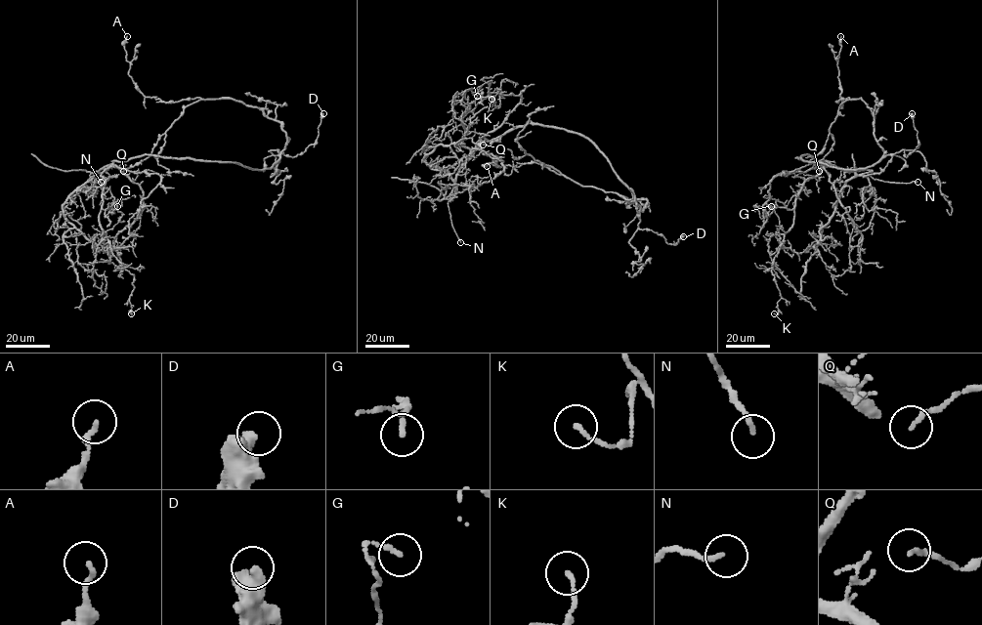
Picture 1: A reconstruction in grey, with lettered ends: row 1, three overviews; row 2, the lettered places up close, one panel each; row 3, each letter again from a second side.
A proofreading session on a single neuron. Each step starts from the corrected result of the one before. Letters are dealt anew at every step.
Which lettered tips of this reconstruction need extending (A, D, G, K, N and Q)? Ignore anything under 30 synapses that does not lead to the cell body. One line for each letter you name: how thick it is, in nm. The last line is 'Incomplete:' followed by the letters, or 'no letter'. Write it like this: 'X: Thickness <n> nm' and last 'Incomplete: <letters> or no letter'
Incomplete: no letter

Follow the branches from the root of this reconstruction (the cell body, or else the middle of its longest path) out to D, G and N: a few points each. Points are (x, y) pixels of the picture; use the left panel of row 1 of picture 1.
D: (233, 162), (264, 169), (279, 158), (278, 150), (292, 157), (302, 153), (314, 144), (323, 113)
G: (233, 162), (150, 155), (114, 161), (101, 174), (105, 181), (102, 208), (108, 207), (106, 215), (117, 206)
N: (233, 162), (142, 155), (114, 161), (94, 174), (92, 173), (88, 179), (93, 183), (101, 182)

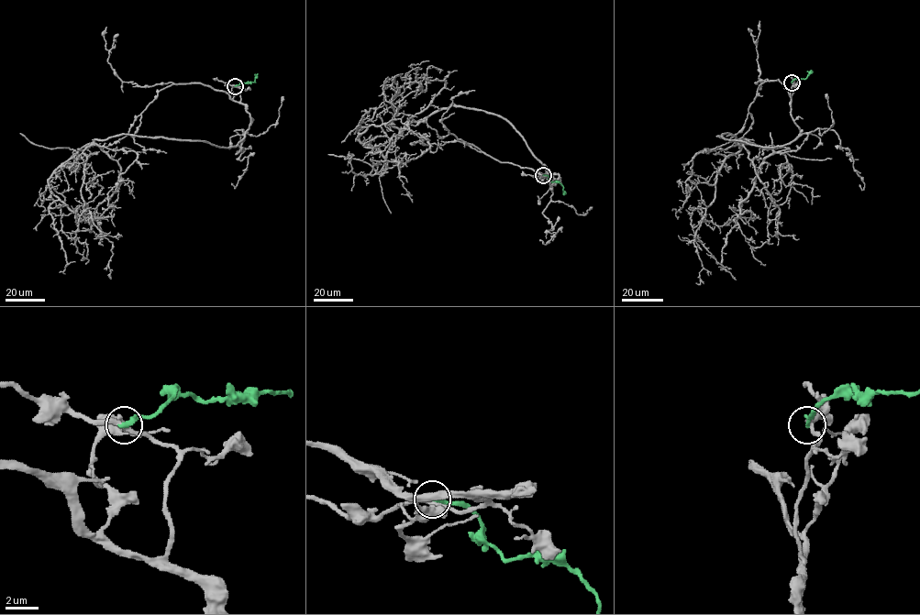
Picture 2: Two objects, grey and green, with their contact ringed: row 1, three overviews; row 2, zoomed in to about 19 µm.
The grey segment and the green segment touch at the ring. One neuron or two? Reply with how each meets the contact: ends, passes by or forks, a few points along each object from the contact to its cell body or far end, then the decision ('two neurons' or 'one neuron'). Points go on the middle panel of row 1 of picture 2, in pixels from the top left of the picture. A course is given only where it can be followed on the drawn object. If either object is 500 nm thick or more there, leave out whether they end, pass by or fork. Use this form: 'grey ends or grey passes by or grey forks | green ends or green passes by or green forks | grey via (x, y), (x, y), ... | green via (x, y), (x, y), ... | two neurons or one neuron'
grey passes by | green ends | grey via (543, 175), (558, 181), (482, 111), (440, 108), (385, 157), (356, 138), (416, 82) | green via (543, 175), (552, 181), (559, 181), (565, 193) | two neurons

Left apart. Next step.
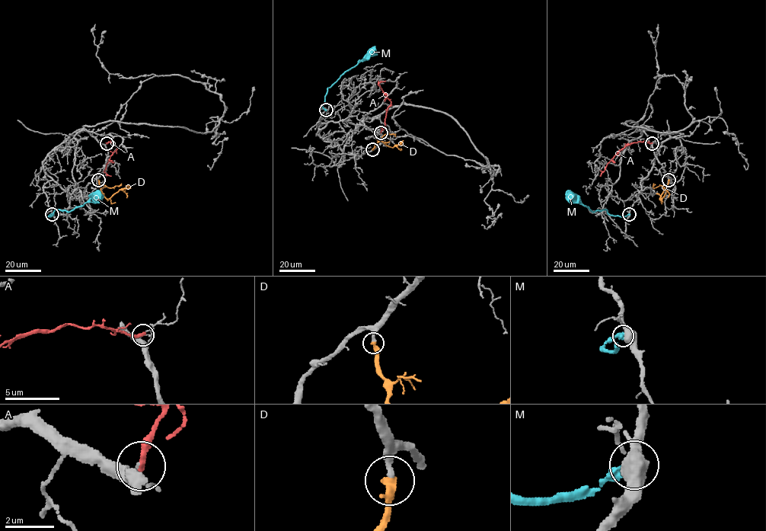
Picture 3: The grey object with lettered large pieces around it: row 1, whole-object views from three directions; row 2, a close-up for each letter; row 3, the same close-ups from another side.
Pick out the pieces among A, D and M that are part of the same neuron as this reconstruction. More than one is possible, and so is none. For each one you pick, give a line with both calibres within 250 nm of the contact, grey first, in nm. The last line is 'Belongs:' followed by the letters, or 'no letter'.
D: Thickness 280 nm (grey) against 380 nm
Belongs: D

